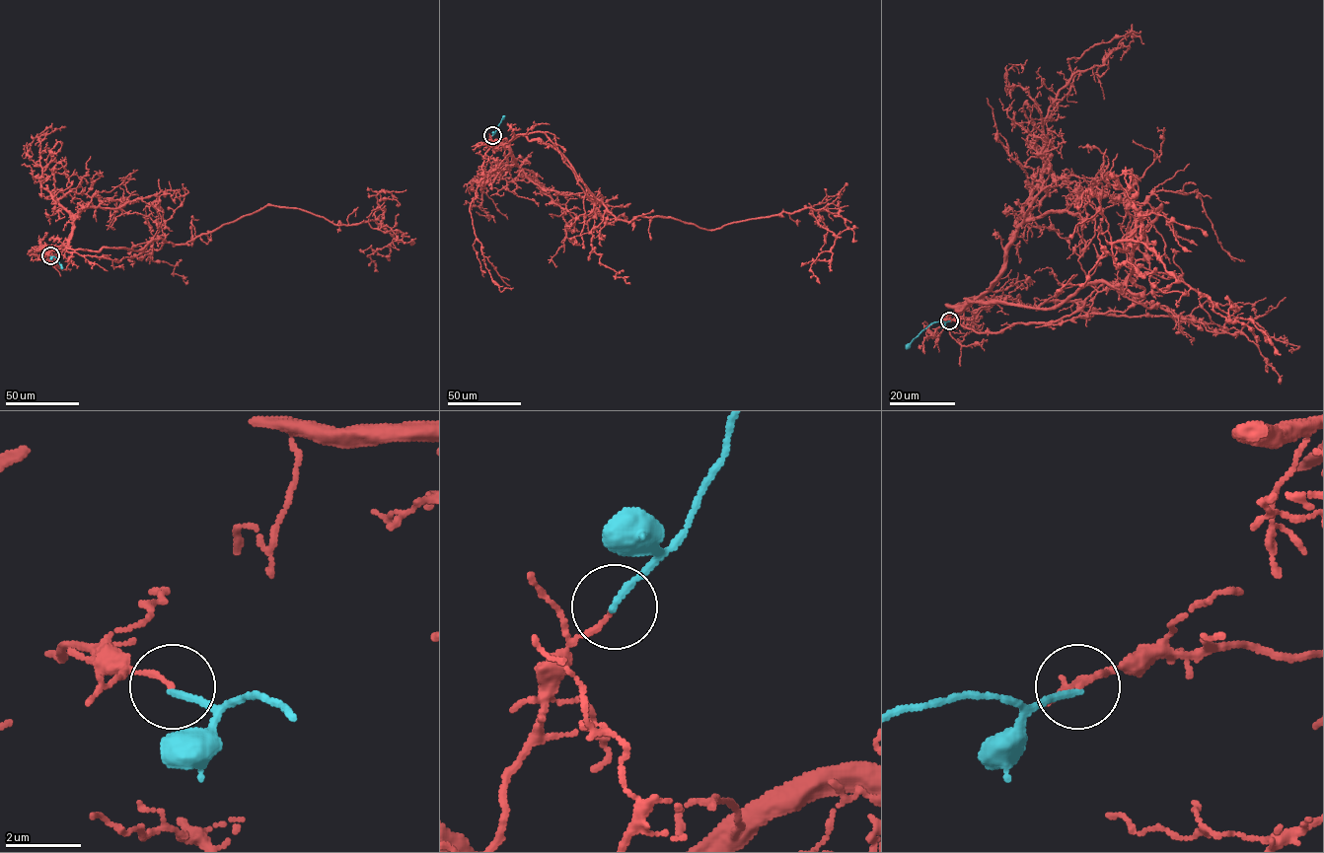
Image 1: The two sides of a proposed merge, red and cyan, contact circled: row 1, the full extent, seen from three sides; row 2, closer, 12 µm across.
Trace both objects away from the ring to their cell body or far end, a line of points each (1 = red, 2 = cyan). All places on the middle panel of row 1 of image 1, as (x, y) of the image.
1: (492, 135), (493, 152), (552, 145), (628, 222), (809, 207), (835, 236), (820, 283)
2: (492, 135), (504, 115)

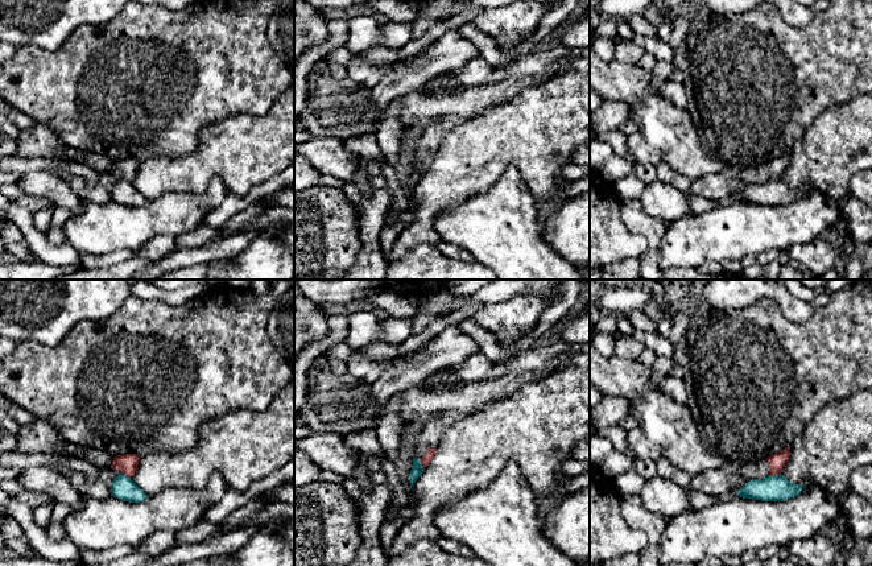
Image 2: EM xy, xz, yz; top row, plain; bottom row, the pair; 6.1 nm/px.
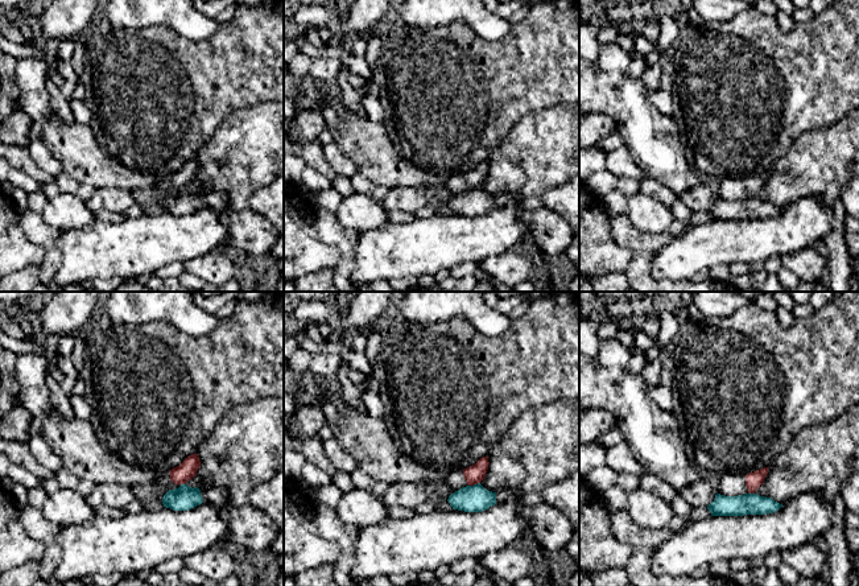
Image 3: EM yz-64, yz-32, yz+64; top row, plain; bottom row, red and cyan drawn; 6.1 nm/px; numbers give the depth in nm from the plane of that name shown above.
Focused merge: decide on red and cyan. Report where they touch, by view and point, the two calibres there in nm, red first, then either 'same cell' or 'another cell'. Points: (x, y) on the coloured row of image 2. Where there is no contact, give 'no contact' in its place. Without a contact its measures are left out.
meets red in yz at (773, 475); 100 nm thick on the red side, 160 nm on the other; another cell

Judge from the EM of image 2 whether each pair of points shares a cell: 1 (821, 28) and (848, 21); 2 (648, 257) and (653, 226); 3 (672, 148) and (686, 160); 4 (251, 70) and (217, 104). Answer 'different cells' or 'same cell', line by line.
1: same cell
2: same cell
3: same cell
4: same cell

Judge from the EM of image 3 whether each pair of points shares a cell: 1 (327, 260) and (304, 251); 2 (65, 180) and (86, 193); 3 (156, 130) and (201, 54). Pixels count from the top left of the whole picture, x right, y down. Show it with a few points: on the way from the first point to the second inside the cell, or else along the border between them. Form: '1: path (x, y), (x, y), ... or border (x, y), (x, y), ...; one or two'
1: path (322, 255), (309, 254); one
2: path (70, 185), (81, 190); one
3: path (156, 111), (193, 73); one

